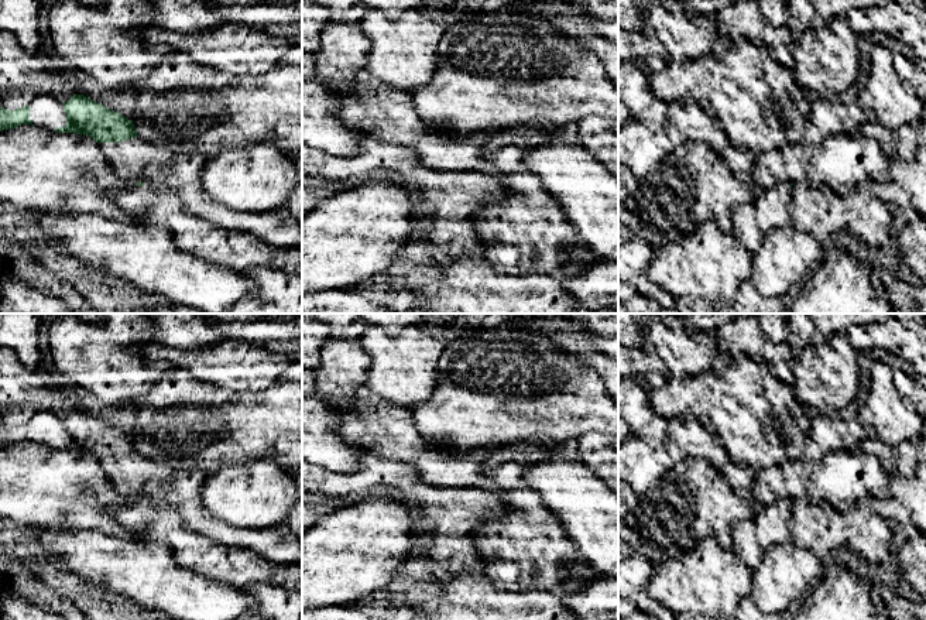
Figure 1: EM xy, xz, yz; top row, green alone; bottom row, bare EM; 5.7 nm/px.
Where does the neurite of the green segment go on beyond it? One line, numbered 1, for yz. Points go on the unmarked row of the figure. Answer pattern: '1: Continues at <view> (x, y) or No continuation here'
1: No continuation here

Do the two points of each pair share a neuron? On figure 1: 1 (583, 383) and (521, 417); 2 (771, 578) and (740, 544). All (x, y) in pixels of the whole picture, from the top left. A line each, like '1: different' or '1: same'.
1: same
2: different

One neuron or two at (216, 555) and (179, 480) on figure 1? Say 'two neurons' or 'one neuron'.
two neurons

